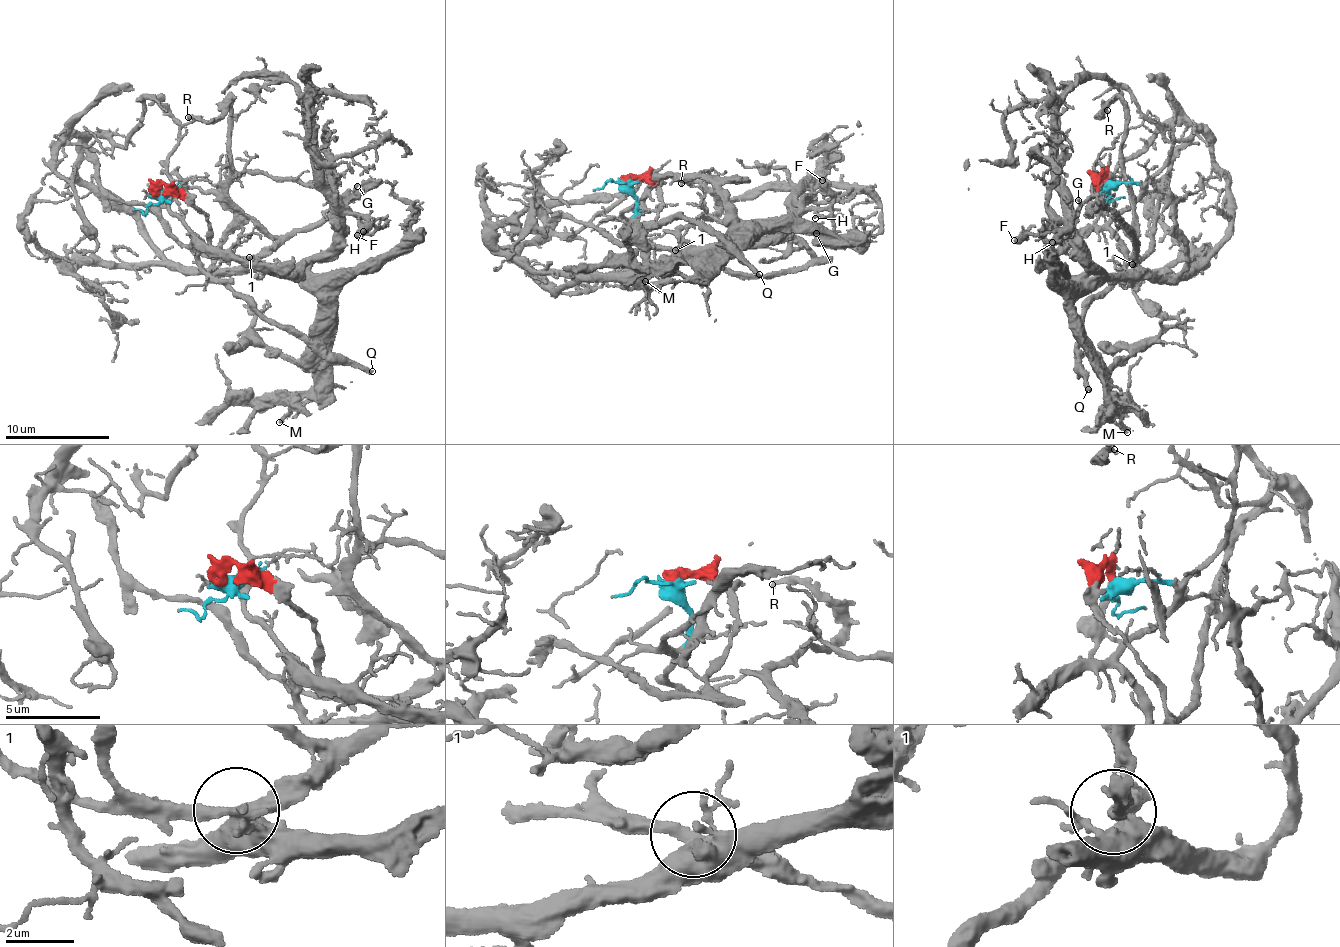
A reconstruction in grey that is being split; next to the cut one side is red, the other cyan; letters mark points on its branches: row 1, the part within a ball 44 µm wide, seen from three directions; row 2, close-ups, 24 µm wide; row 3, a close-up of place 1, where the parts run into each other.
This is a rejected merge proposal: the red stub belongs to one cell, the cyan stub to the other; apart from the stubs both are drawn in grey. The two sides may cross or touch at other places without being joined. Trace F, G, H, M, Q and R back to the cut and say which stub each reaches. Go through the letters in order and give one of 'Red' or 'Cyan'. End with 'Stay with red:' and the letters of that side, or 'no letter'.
F: Cyan
G: Cyan
H: Cyan
M: Cyan
Q: Cyan
R: Red
Stay with red: R

